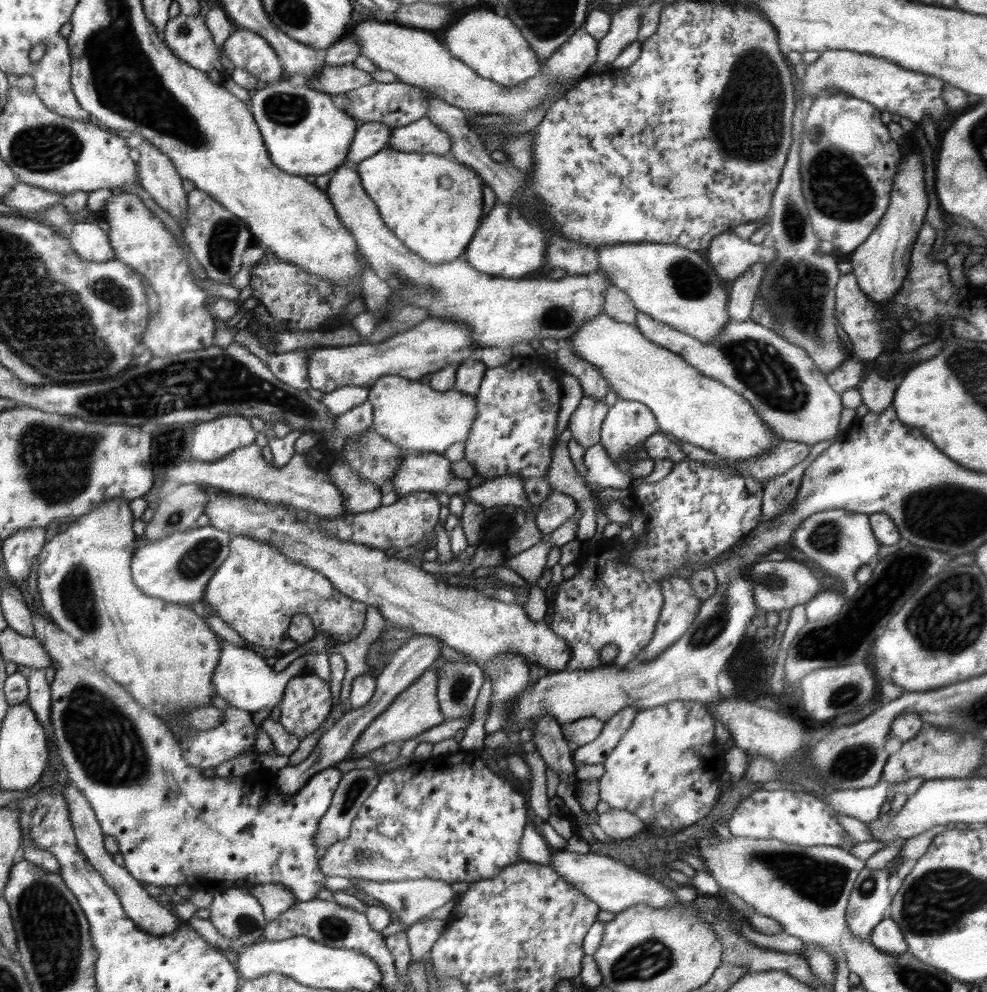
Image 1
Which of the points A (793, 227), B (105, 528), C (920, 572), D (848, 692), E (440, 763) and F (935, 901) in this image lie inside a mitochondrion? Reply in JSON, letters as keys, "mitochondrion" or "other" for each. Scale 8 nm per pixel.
{"A":"mitochondrion","B":"other","C":"other","D":"mitochondrion","E":"other","F":"mitochondrion"}

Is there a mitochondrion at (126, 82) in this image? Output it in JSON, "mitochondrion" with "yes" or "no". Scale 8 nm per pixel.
{"mitochondrion":"yes"}

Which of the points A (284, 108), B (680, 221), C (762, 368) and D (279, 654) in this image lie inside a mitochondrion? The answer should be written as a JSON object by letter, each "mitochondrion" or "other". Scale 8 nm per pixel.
{"A":"mitochondrion","B":"other","C":"mitochondrion","D":"other"}

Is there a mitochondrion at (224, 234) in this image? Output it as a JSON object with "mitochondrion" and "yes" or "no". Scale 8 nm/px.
{"mitochondrion":"yes"}

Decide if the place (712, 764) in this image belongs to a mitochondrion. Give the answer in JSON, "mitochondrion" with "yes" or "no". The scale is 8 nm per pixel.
{"mitochondrion":"no"}

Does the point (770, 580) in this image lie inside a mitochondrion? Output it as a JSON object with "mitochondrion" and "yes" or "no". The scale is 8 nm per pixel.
{"mitochondrion":"yes"}

